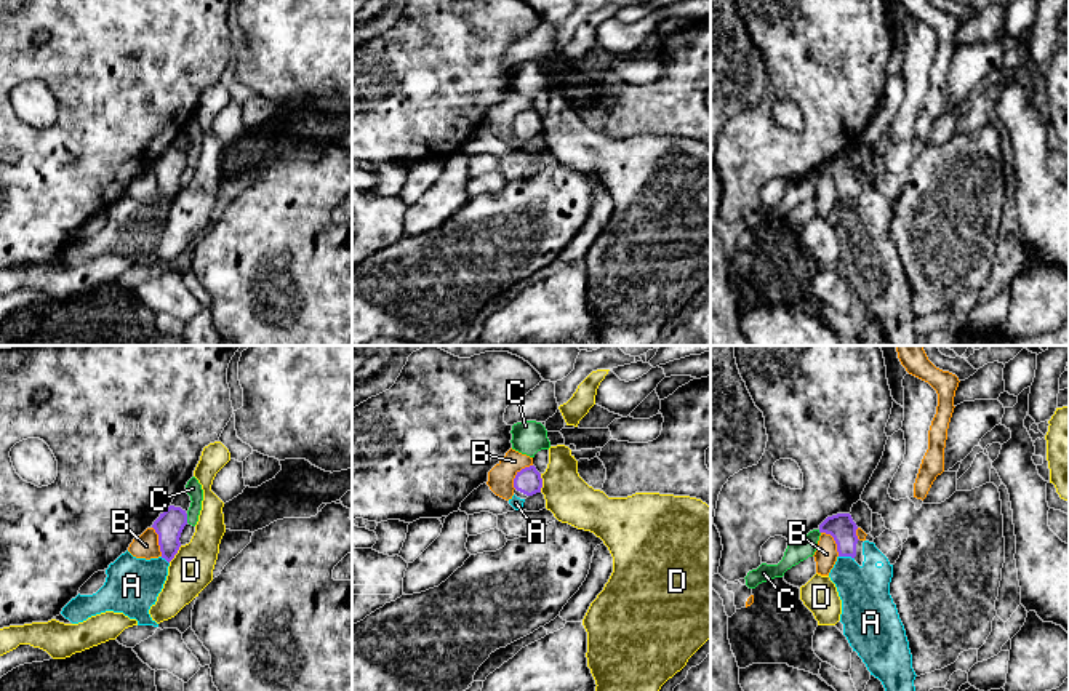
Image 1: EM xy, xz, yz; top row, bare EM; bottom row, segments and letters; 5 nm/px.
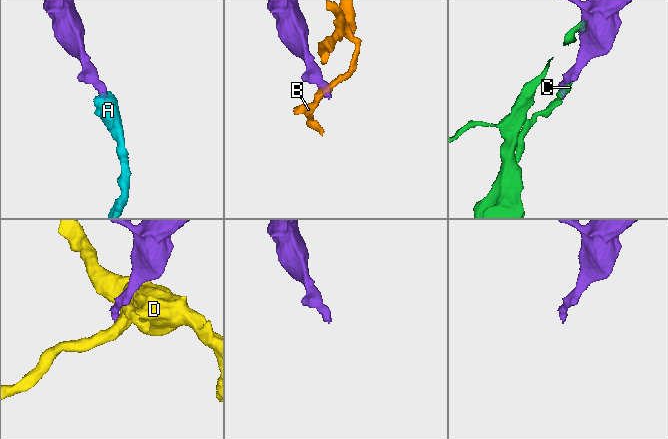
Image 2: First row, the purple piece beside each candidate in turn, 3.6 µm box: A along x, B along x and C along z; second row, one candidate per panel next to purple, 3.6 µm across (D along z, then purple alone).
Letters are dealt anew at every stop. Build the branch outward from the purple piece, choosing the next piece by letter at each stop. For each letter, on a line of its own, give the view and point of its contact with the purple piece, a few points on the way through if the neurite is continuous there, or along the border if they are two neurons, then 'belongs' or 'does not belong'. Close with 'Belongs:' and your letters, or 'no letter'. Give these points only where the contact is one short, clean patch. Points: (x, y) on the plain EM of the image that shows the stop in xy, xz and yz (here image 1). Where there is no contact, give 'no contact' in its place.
A: meets purple in yz at (847, 197); runs through yz (840, 168), (847, 181), (847, 197), (847, 215), (864, 232); belongs
B: meets purple in xz at (517, 115); border along xz (532, 106), (516, 117), (514, 130); does not belong
C: meets purple in xy at (186, 160); border along xy (186, 155), (188, 163); does not belong
D: meets purple in xz at (541, 125); does not belong
Belongs: A

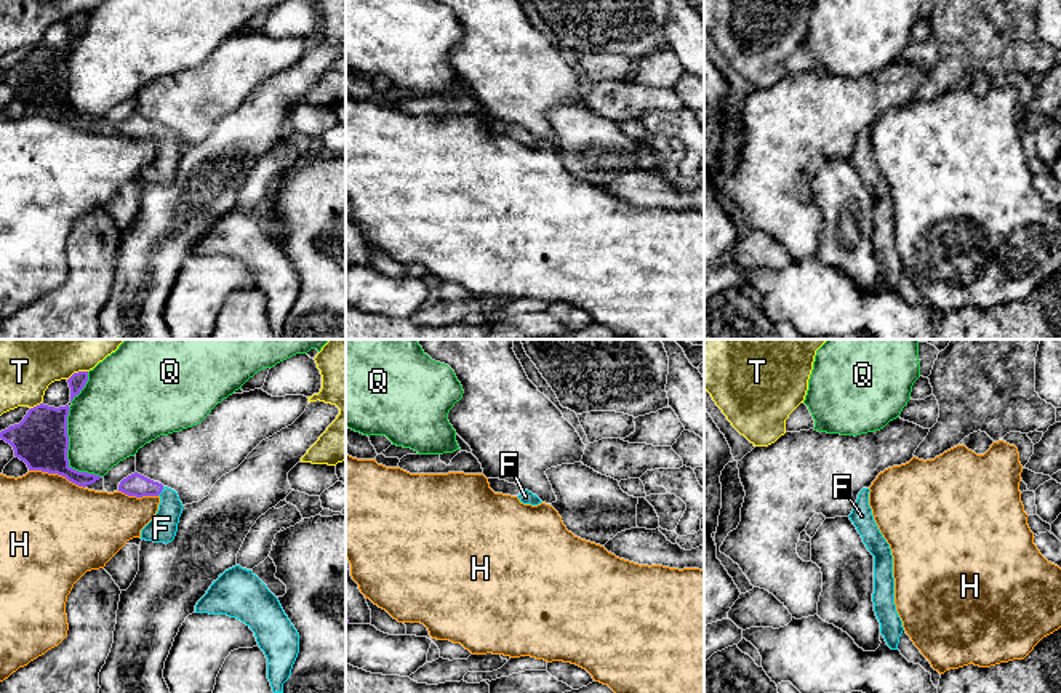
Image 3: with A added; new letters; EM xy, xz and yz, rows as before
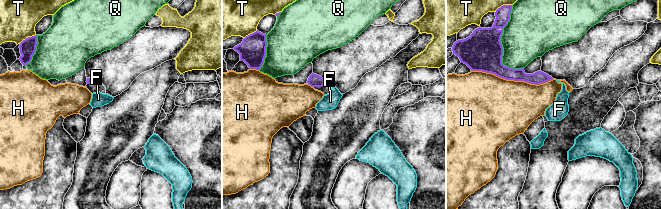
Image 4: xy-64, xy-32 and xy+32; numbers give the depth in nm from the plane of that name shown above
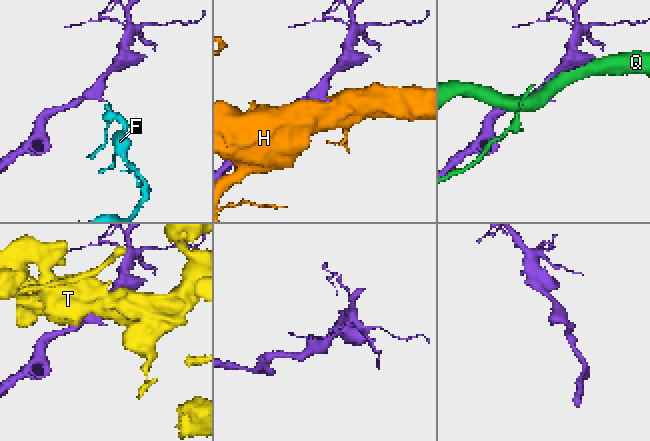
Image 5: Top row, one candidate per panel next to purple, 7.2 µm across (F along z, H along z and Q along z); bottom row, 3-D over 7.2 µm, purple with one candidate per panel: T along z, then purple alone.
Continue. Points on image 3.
F: meets purple in xy at (160, 133); runs through xy (138, 127), (160, 133), (162, 170); belongs
H: meets purple in xy at (56, 114); does not belong
Q: meets purple in xy at (66, 93); does not belong
T: meets purple in xy at (79, 13); does not belong
Belongs: F

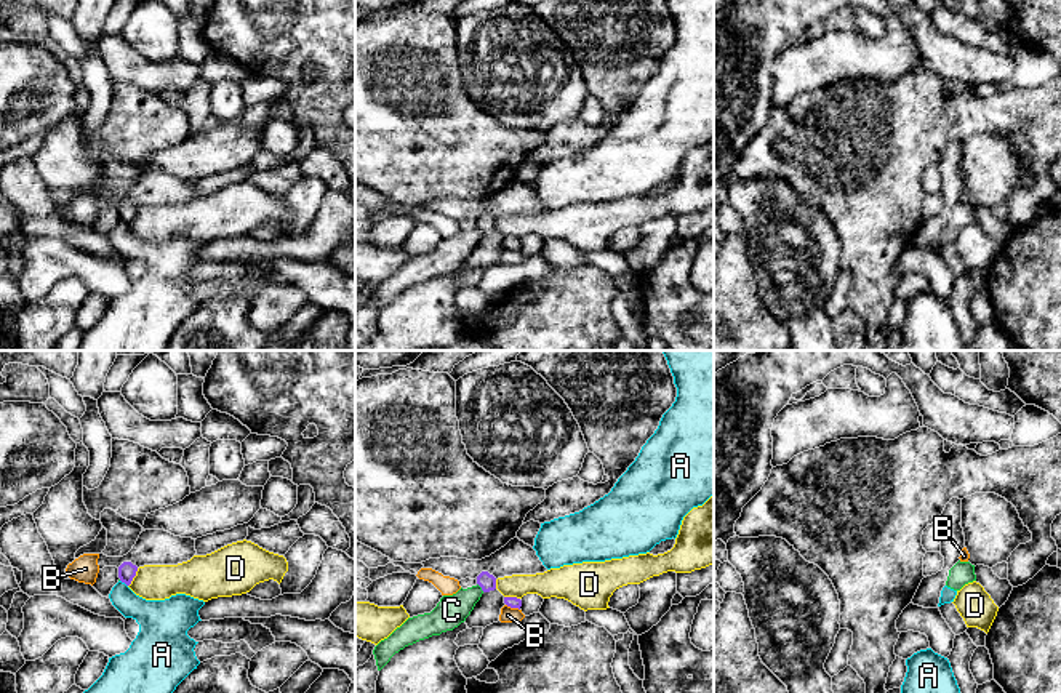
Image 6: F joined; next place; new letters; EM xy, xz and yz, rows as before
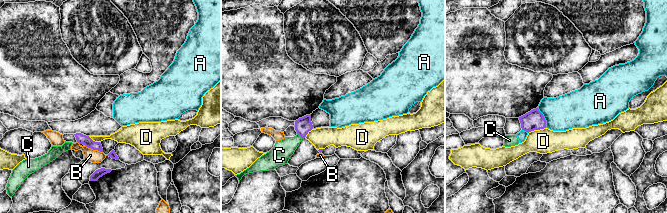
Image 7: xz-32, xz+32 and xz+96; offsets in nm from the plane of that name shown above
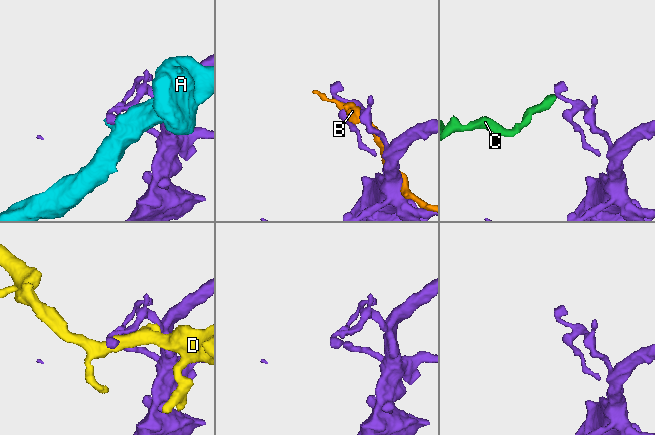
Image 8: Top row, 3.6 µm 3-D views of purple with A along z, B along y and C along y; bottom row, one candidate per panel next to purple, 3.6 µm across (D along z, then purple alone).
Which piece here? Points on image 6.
A: meets purple in xy at (124, 223); does not belong
B: meets purple in xz at (512, 248); does not belong
C: meets purple in xz at (480, 228); border along xz (477, 224), (484, 232); does not belong
D: meets purple in xy at (133, 218); border along xy (138, 210), (128, 228); does not belong
Belongs: no letter

